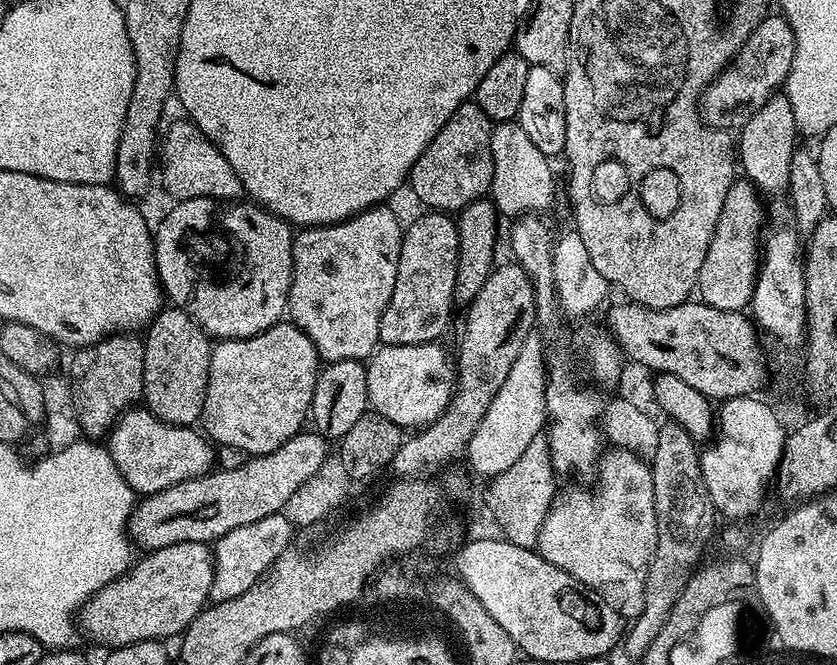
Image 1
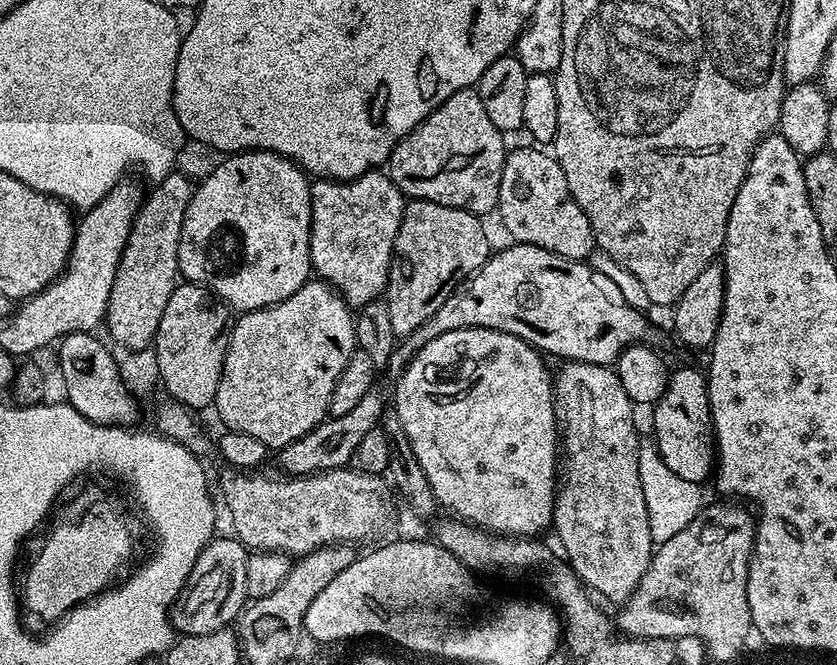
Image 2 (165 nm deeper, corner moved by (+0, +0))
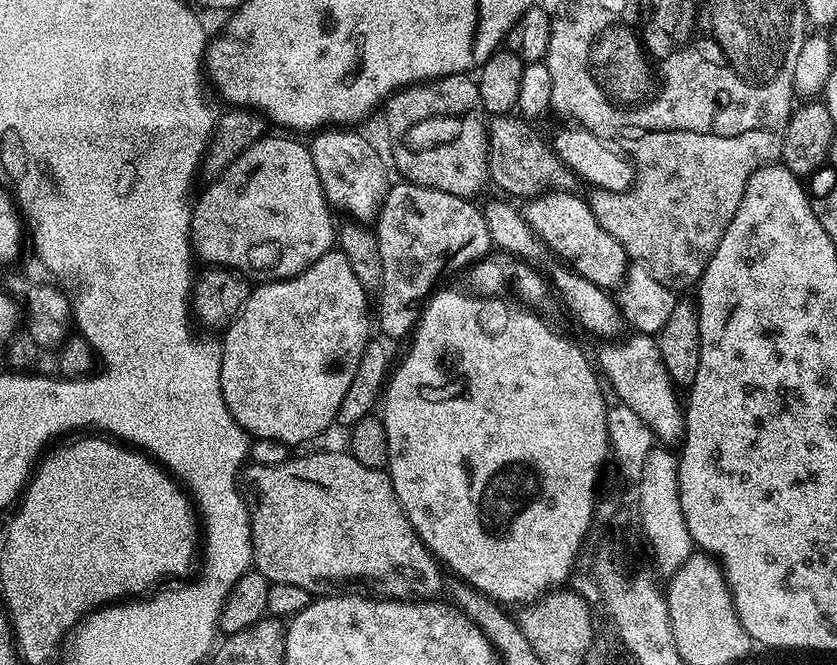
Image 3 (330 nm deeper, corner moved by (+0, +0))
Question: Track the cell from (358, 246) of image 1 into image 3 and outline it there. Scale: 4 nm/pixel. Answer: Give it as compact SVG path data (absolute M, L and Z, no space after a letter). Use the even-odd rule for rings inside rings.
M320 130L311 137L308 152L314 158L314 170L318 170L318 182L322 182L322 190L329 205L337 213L345 212L348 215L346 217L353 221L375 221L380 214L380 208L384 204L384 199L390 187L390 179L388 180L389 165L386 160L386 165L384 165L379 150L366 137L359 136L356 130Z

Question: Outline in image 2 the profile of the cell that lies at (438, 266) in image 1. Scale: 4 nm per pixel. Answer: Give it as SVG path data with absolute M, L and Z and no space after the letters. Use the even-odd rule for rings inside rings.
M409 199L405 203L402 222L394 238L386 289L390 326L398 338L418 329L449 295L457 291L456 283L463 276L471 277L488 261L490 247L484 222L472 212L442 206L438 202Z

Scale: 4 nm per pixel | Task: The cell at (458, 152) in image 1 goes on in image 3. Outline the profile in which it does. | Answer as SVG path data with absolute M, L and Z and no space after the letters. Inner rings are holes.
M465 74L465 75L462 75L462 76L443 76L443 77L442 77L442 78L441 78L441 79L440 79L440 80L429 80L429 81L427 81L427 82L425 82L425 83L423 83L423 84L413 84L413 85L412 85L412 87L410 87L410 88L401 88L401 89L399 89L399 90L398 90L398 91L396 91L396 92L395 92L395 93L394 93L394 95L392 95L392 96L389 96L389 97L388 97L388 99L387 99L387 101L386 101L386 109L387 109L387 108L388 108L388 140L389 140L389 142L390 142L390 143L392 143L392 160L393 160L393 161L392 161L392 160L391 160L391 163L392 163L392 164L393 164L393 165L394 165L394 168L395 168L395 164L394 164L394 163L396 163L396 168L397 168L397 170L398 170L398 171L400 171L400 172L401 172L401 174L402 174L402 175L404 175L404 176L401 176L401 177L403 177L403 179L404 179L404 180L405 180L405 181L407 181L407 183L409 183L409 184L417 184L417 185L418 185L418 186L426 186L426 187L427 187L427 188L433 188L433 189L434 189L434 190L446 190L446 194L454 194L454 195L455 195L455 196L462 196L462 197L465 197L465 198L476 198L476 195L478 195L478 194L479 194L479 192L480 192L480 191L482 191L482 190L483 190L483 188L484 188L484 183L485 183L485 184L486 184L486 185L487 185L487 184L488 184L488 183L489 183L489 180L490 180L490 173L489 173L489 171L488 171L488 120L487 120L487 119L486 119L486 113L485 113L485 110L484 110L484 107L483 107L483 106L482 106L482 94L481 94L481 93L480 93L480 86L479 86L479 83L477 83L477 81L476 81L476 80L475 80L475 79L473 79L473 77L472 77L472 76L471 76L471 75L468 75L468 74Z

